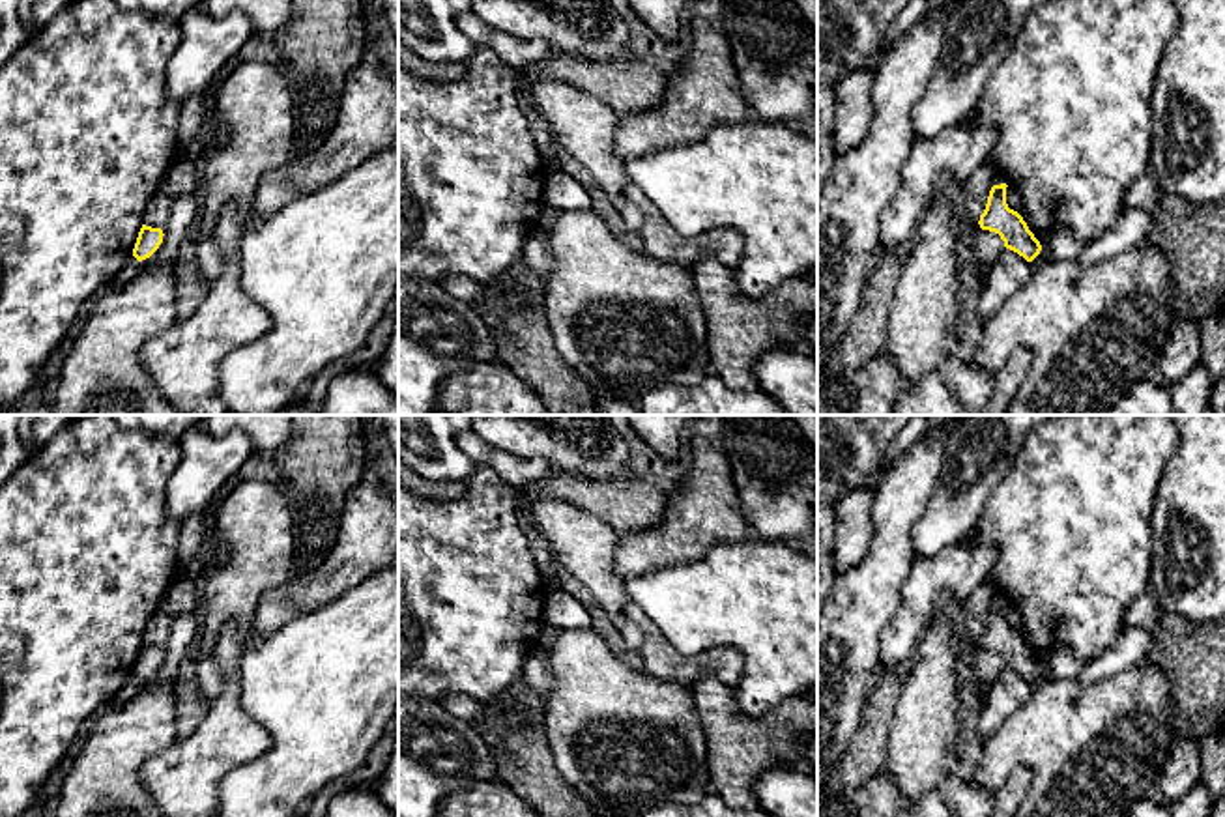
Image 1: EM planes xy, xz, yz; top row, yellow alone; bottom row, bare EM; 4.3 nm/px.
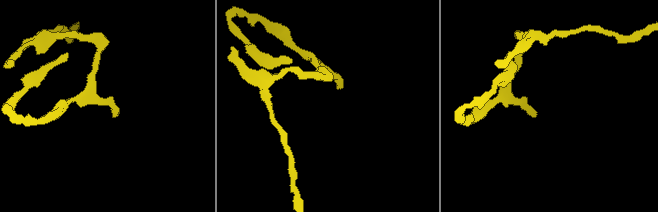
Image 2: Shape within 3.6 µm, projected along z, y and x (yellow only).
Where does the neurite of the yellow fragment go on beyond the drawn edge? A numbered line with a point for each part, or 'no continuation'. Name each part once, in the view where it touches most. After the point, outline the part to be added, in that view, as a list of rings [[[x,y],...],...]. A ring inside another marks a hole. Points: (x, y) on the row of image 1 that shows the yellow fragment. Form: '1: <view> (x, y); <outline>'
1: yz (1093, 329); [[[1045,243],[1029,280],[984,323],[973,368],[995,372],[1016,350],[1030,351],[1030,366],[1006,415],[1100,415],[1150,376],[1178,320],[1171,310],[1173,267],[1154,245],[1137,245],[1100,264],[1049,258]]]

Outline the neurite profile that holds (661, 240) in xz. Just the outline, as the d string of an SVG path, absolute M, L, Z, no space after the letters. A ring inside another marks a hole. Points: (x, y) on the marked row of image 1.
M634 183L627 185L625 196L643 215L638 230L643 239L643 254L688 269L699 260L718 260L729 269L741 265L744 239L739 232L716 228L696 237L685 237L664 219L645 193Z

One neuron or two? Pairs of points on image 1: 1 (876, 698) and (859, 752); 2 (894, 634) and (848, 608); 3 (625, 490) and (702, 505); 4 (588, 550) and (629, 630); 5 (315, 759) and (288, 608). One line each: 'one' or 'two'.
1: one
2: two
3: two
4: one
5: two

